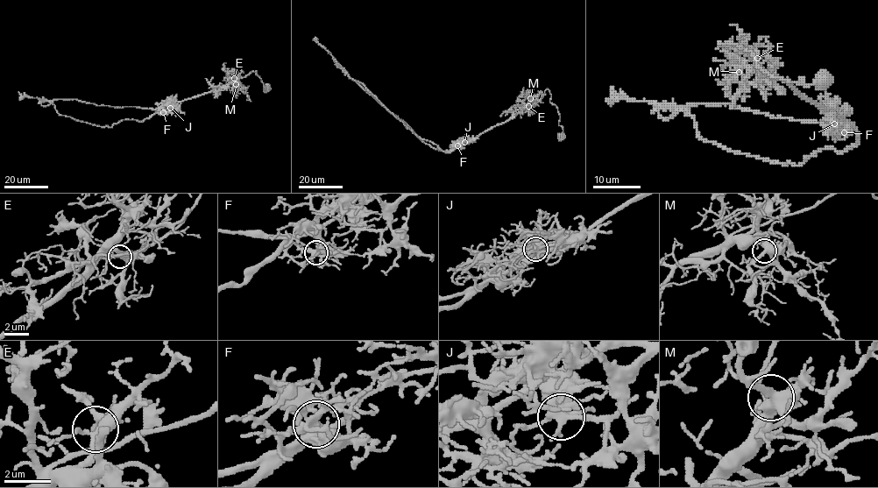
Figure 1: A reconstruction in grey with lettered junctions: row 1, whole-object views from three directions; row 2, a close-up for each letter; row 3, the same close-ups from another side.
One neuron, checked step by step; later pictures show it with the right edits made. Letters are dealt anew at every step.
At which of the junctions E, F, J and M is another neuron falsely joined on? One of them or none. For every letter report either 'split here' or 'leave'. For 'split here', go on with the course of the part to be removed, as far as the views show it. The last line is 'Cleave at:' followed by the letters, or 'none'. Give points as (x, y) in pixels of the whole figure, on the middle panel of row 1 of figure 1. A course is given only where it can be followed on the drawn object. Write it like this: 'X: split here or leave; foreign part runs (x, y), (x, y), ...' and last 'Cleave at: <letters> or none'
E: leave
F: split here; foreign part runs (457, 146), (444, 152), (435, 144), (421, 139), (364, 86), (349, 77), (346, 70), (332, 59)
J: leave
M: leave
Cleave at: F

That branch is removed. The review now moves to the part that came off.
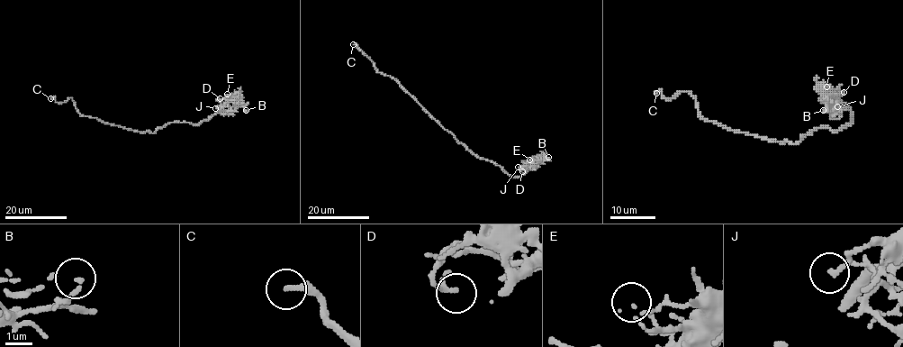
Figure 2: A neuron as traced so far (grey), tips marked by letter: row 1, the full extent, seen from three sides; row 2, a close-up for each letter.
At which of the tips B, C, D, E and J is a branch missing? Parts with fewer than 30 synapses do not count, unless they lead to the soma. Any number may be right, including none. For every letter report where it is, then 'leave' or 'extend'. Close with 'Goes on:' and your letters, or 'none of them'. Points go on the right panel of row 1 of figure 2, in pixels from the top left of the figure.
B: place (823, 110); leave
C: place (656, 93); extend
D: place (844, 92); leave
E: place (826, 86); leave
J: place (837, 106); leave
Goes on: C

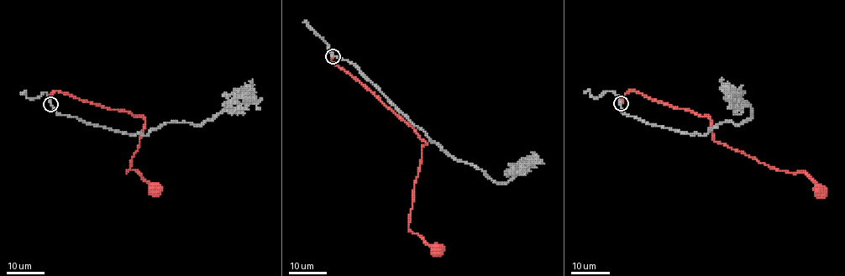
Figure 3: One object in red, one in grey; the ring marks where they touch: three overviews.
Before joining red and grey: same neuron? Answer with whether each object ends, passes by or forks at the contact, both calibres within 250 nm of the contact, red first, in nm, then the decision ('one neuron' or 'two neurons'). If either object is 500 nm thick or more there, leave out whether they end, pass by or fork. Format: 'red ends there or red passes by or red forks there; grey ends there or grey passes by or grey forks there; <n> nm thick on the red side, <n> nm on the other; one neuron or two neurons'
red ends there; grey passes by; 240 nm thick on the red side, 240 nm on the other; two neurons

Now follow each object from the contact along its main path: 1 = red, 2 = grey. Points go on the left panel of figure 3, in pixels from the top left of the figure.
1: (50, 104), (49, 96), (60, 91), (88, 102), (141, 116), (144, 128), (127, 171), (135, 170), (158, 195)
2: (50, 104), (86, 123), (146, 135), (170, 122), (202, 125), (228, 105), (237, 109), (254, 102), (259, 108)

